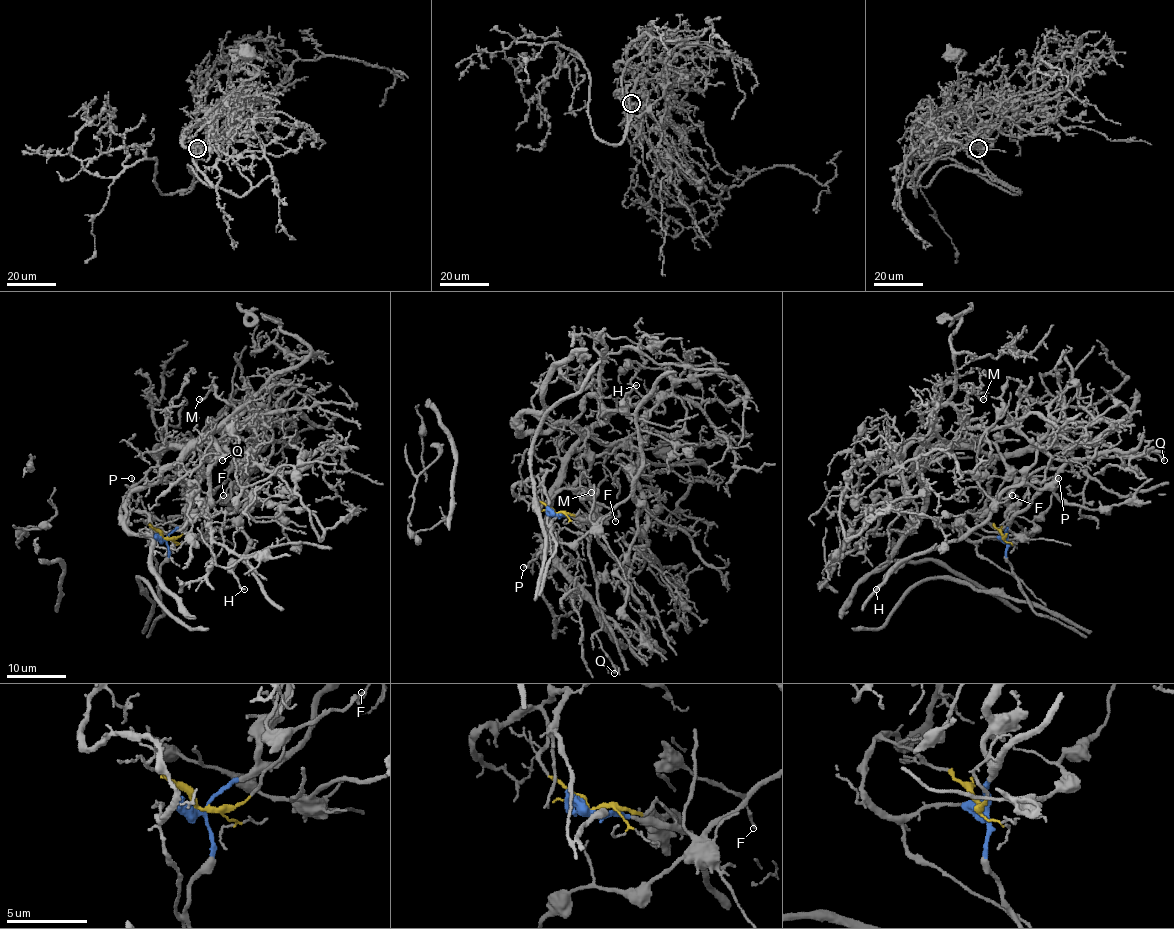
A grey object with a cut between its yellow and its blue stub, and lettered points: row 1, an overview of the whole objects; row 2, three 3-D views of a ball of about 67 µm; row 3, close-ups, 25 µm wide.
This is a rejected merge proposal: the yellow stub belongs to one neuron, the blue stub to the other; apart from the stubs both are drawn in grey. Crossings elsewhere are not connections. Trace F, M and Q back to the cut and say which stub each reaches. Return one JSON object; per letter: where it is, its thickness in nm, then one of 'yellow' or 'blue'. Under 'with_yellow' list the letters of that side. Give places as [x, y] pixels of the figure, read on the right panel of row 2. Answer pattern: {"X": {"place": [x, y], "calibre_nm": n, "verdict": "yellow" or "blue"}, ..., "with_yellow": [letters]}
{"F": {"place": [1012, 495], "calibre_nm": 190, "verdict": "blue"}, "M": {"place": [983, 399], "calibre_nm": 280, "verdict": "yellow"}, "Q": {"place": [1164, 460], "calibre_nm": 170, "verdict": "yellow"}, "with_yellow": ["M", "Q"]}

